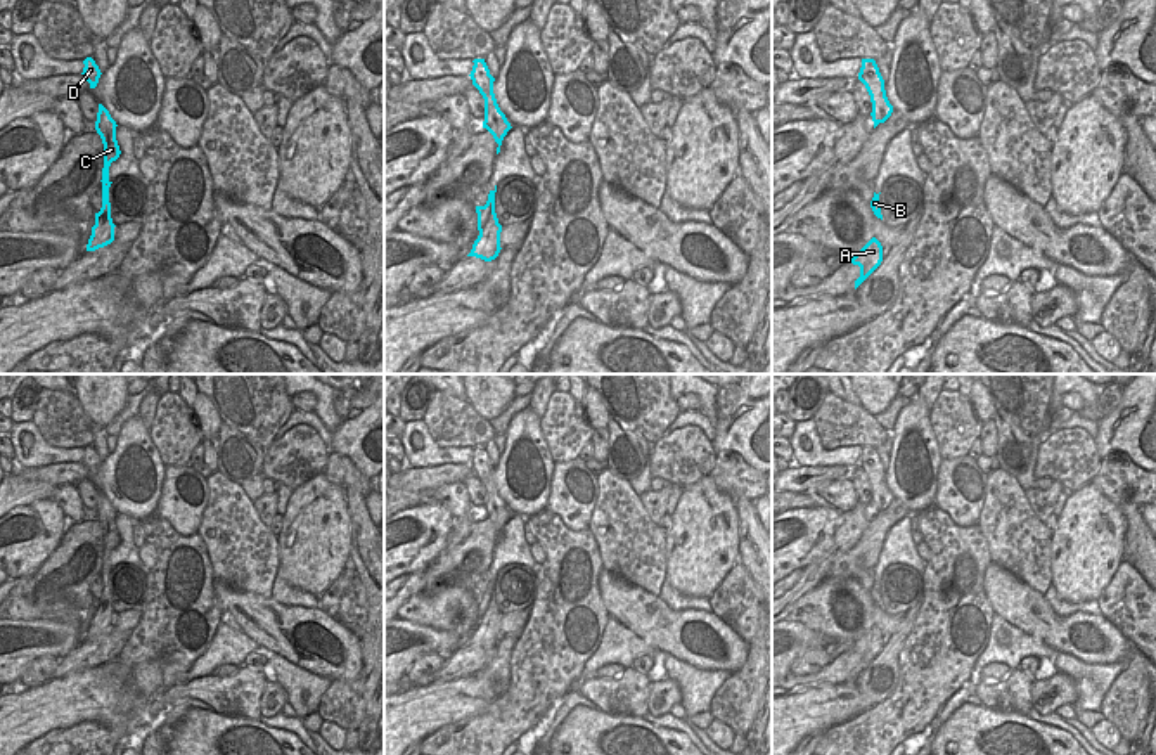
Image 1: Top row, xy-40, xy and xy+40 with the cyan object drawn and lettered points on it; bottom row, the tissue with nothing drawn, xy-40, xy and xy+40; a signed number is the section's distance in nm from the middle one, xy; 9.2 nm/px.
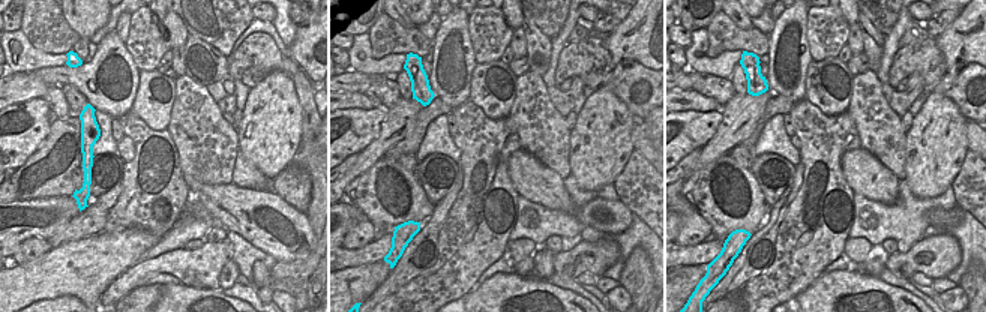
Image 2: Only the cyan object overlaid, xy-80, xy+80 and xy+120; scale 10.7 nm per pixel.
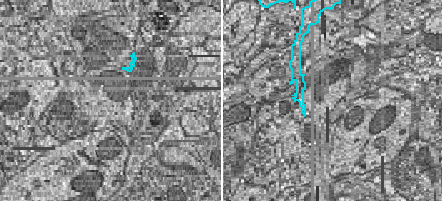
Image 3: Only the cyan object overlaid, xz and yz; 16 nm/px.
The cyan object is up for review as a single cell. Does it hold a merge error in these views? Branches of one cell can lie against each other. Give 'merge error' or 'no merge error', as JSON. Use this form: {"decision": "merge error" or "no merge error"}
{"decision": "no merge error"}

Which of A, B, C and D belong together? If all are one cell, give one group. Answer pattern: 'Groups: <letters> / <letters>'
Groups: A B C D.

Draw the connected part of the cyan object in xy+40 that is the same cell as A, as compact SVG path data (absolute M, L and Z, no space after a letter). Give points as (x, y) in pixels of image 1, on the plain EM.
M872 625L855 644L848 649L860 655L860 665L855 668L855 677L881 653L883 634Z

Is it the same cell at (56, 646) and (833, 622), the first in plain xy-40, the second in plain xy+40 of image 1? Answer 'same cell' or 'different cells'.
different cells

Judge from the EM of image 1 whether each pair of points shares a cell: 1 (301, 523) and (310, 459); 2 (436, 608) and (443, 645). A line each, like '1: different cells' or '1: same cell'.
1: different cells
2: different cells

